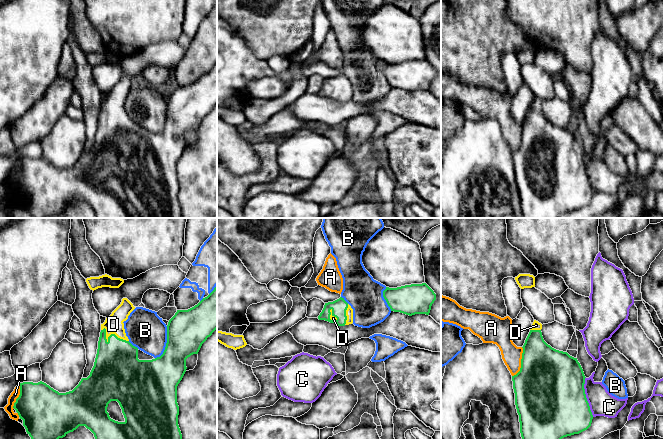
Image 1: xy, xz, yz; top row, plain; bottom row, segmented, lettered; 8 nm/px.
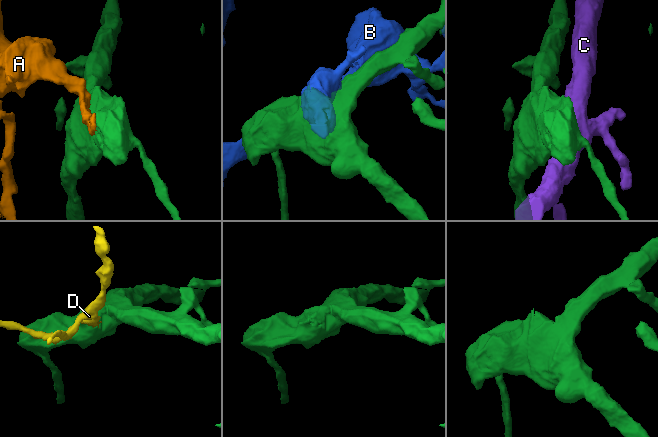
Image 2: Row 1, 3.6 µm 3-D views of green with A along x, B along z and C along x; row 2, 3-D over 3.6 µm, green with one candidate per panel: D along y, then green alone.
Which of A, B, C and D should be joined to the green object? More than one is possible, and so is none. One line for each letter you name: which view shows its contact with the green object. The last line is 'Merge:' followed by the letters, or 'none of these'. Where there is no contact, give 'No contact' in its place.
D: Touches green in xy
Merge: D

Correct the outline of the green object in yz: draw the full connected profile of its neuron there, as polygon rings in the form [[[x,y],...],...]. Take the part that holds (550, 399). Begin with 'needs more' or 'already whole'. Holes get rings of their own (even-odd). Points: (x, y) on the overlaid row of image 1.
needs more | [[[534,320],[522,347],[520,371],[512,376],[520,433],[522,439],[562,439],[579,434],[591,426],[593,415],[584,389],[586,377],[577,358],[548,345],[543,339],[541,329],[542,324]]]

